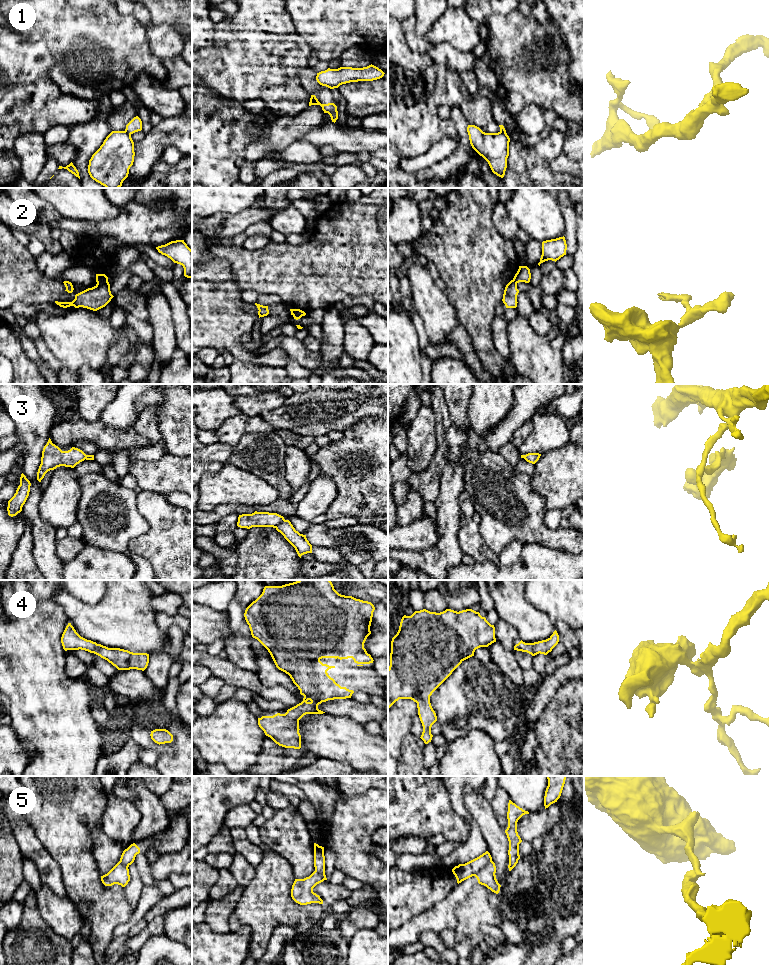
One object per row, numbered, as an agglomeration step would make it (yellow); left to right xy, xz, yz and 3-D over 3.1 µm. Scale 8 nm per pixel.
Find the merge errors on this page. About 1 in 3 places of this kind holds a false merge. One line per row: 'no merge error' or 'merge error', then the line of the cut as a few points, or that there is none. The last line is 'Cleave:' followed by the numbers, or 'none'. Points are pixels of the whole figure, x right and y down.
1: merge error; cut xy (125, 130), (130, 135)
2: merge error; cut xy (107, 279), (97, 283)
3: merge error; cut xz (284, 519), (275, 527)
4: no merge error; cut none
5: merge error; cut yz (491, 860), (474, 875)
Cleave: 1, 2, 3, 5

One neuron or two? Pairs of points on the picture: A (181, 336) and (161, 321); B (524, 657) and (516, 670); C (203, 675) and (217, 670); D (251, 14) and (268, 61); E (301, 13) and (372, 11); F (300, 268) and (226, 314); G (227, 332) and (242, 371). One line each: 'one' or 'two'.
A: two
B: two
C: two
D: one
E: one
F: two
G: two

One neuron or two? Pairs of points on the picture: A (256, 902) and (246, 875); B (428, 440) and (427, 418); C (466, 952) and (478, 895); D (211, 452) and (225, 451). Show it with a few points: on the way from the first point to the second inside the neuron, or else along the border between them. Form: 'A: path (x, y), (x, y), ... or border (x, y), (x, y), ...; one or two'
A: border (255, 867), (253, 878), (244, 887); two
B: path (427, 435), (427, 423); one
C: path (471, 938), (471, 915), (476, 909); one
D: path (214, 452), (222, 451); one

